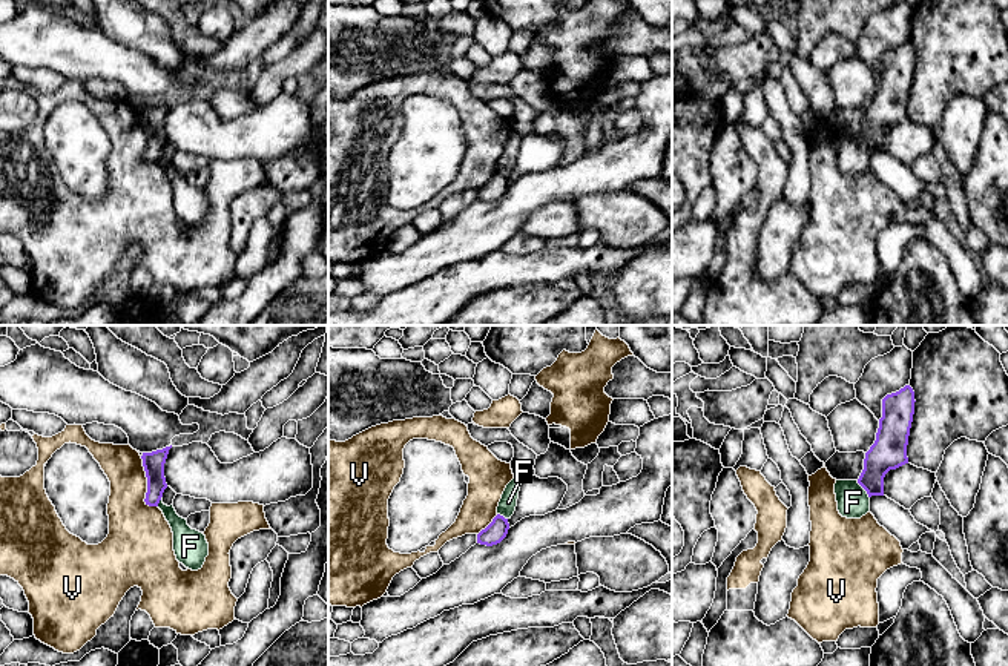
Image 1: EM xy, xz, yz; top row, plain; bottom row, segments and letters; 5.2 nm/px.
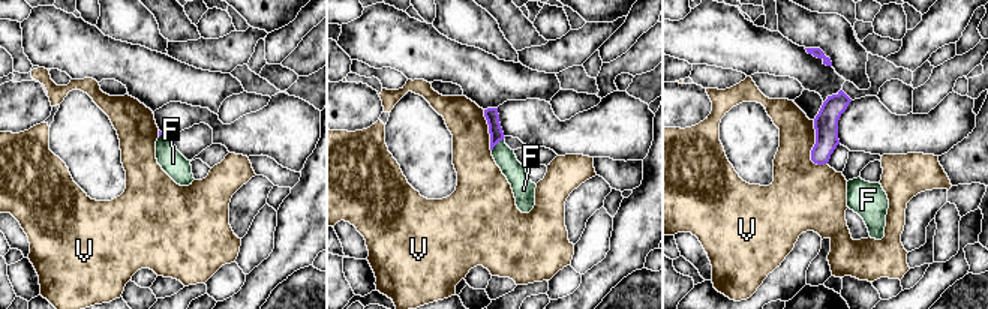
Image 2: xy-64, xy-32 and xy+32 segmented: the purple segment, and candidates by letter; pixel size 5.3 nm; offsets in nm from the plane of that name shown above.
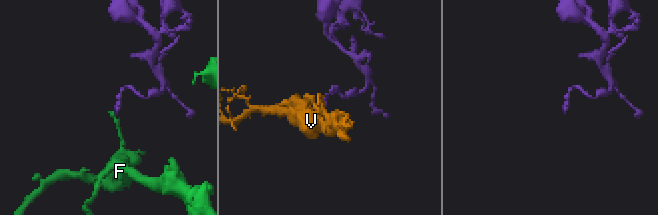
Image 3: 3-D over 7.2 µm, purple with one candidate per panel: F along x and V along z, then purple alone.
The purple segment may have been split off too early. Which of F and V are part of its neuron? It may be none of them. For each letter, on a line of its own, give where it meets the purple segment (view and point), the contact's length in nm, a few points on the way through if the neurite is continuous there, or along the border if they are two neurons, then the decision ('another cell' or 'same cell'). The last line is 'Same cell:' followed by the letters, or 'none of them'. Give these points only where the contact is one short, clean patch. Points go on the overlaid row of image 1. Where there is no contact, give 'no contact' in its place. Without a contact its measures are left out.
F: contact yz (864, 488); length 120 nm; border yz (856, 481), (869, 497); another cell
V: contact xy (148, 485); length 280 nm; border xy (140, 456), (146, 478), (144, 501), (157, 507); another cell
Same cell: none of them

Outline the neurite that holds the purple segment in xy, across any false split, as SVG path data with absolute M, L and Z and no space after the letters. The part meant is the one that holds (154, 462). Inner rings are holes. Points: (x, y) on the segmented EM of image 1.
M172 445L152 453L143 453L141 456L147 477L147 493L144 502L149 506L158 506L163 493L167 488L164 477L164 463L170 448Z

